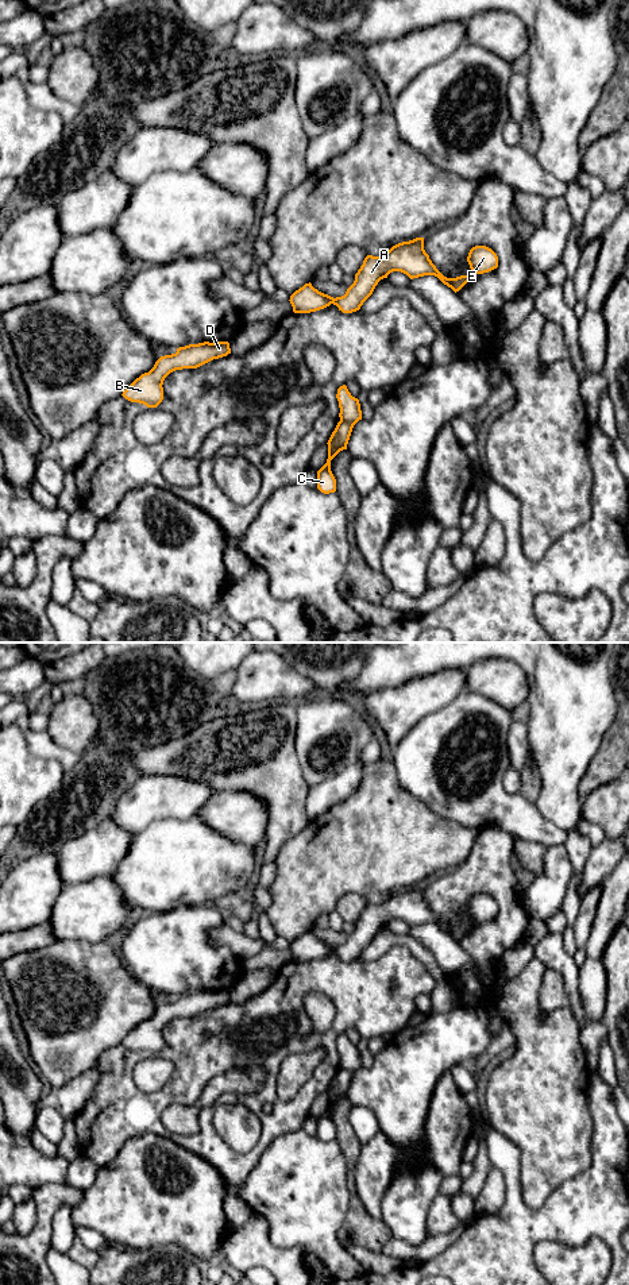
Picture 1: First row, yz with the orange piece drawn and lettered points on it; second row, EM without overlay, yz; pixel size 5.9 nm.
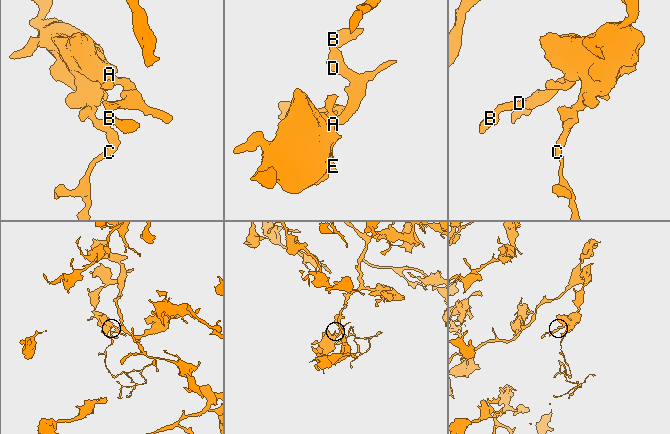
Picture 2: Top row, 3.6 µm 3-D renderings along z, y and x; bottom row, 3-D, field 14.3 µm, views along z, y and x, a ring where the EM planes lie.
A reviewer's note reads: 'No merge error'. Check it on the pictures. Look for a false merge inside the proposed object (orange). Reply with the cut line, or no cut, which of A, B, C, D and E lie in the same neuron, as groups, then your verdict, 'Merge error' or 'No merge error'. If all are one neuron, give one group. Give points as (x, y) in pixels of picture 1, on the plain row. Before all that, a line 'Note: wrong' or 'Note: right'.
Note: wrong
Split along yz (340, 1067), (354, 1072). Groups: A B D E / C. Merge error

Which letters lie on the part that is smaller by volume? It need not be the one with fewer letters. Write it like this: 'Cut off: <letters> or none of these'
Cut off: C

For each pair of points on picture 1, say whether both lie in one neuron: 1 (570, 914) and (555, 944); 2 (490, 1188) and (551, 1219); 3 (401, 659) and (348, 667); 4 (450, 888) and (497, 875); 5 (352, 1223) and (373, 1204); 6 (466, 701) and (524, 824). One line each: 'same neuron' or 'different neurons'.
1: different neurons
2: different neurons
3: different neurons
4: same neuron
5: different neurons
6: same neuron

